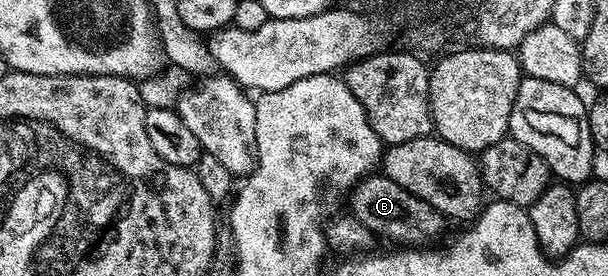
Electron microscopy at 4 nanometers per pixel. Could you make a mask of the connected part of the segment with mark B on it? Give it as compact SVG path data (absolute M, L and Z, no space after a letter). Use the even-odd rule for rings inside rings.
M374 171L361 178L353 186L347 200L348 212L355 219L359 219L363 227L370 229L378 238L390 237L393 241L401 241L397 243L405 247L417 247L422 243L432 242L429 240L439 236L441 228L447 225L446 218L439 211L435 211L431 203L423 203L423 199L411 195L411 191L403 191L399 183L395 183L381 171Z

